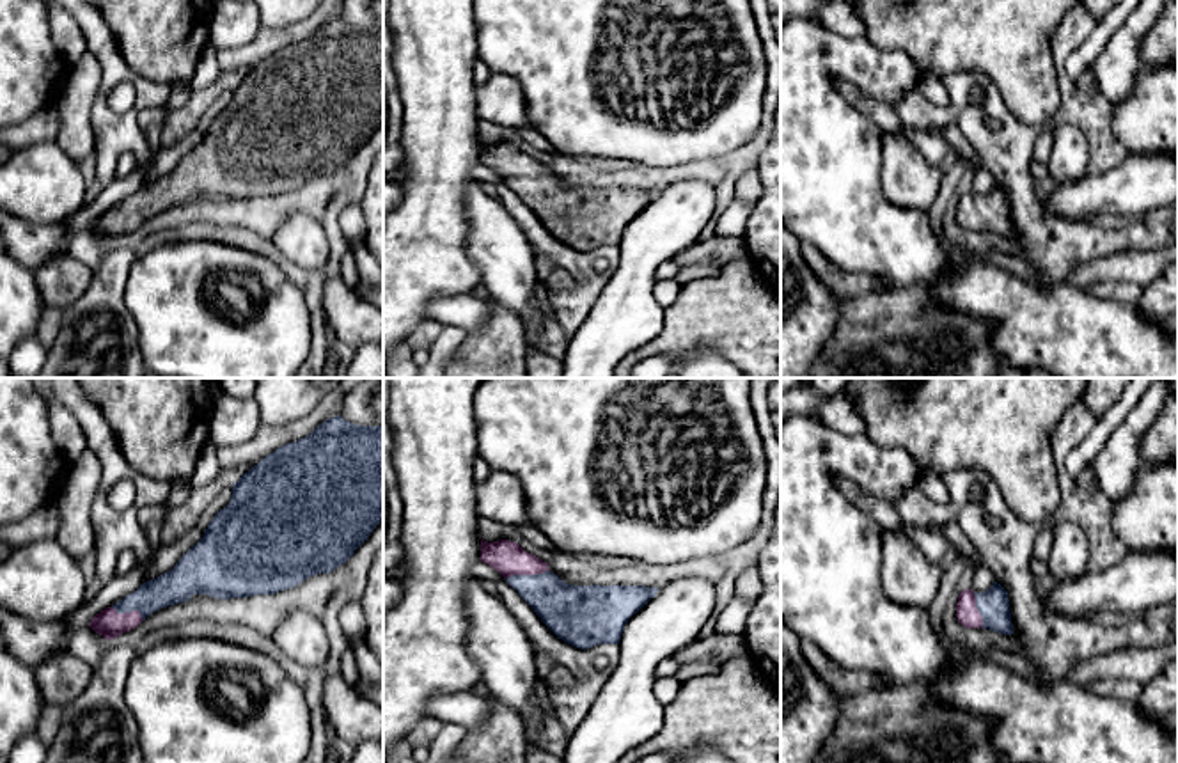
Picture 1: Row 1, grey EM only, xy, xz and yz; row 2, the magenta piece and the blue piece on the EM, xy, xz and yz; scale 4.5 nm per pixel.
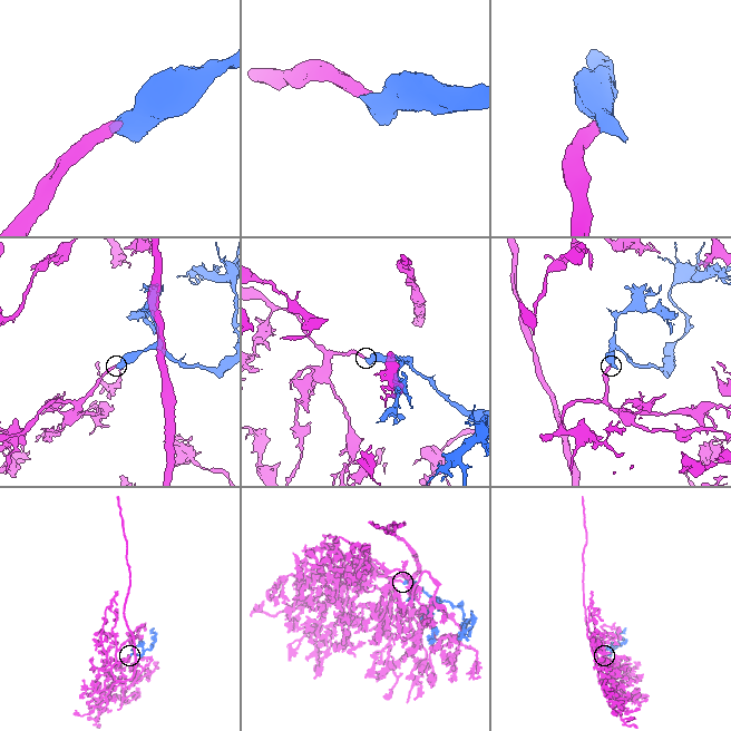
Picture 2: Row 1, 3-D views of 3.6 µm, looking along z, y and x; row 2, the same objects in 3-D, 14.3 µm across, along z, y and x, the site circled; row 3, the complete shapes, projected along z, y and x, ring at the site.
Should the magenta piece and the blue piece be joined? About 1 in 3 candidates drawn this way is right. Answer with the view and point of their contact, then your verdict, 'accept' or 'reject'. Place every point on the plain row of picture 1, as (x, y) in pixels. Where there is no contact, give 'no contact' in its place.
xz (526, 176) | accept

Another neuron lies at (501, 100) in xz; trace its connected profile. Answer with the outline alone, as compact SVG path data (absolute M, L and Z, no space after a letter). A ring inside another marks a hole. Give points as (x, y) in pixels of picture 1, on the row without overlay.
M491 73L490 80L475 85L475 106L481 121L513 128L532 128L527 99L516 78Z

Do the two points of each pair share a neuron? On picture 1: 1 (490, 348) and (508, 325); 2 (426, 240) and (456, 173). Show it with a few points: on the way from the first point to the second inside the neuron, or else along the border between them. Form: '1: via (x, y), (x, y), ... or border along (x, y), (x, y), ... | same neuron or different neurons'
1: via (495, 343), (506, 330) | same neuron
2: via (430, 224), (433, 196), (440, 188) | same neuron

